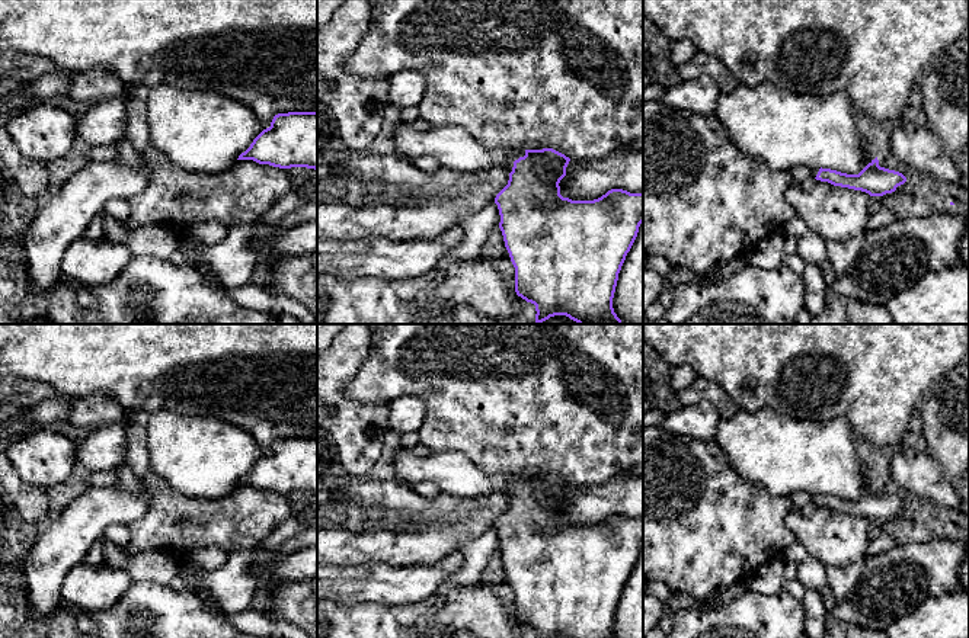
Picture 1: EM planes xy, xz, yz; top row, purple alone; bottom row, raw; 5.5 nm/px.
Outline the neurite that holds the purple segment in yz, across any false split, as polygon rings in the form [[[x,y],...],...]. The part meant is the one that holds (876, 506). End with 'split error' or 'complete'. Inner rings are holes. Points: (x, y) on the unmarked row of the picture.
[[[877,482],[872,485],[858,500],[847,500],[822,493],[809,494],[805,491],[794,491],[790,498],[794,507],[816,504],[828,507],[834,512],[861,516],[870,522],[892,519],[898,512],[906,507],[906,503],[902,498],[880,493]]]; split error

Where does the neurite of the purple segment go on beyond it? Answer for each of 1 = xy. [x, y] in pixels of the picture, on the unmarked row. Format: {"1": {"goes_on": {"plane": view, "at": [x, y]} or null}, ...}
{"1": {"goes_on": null}}

